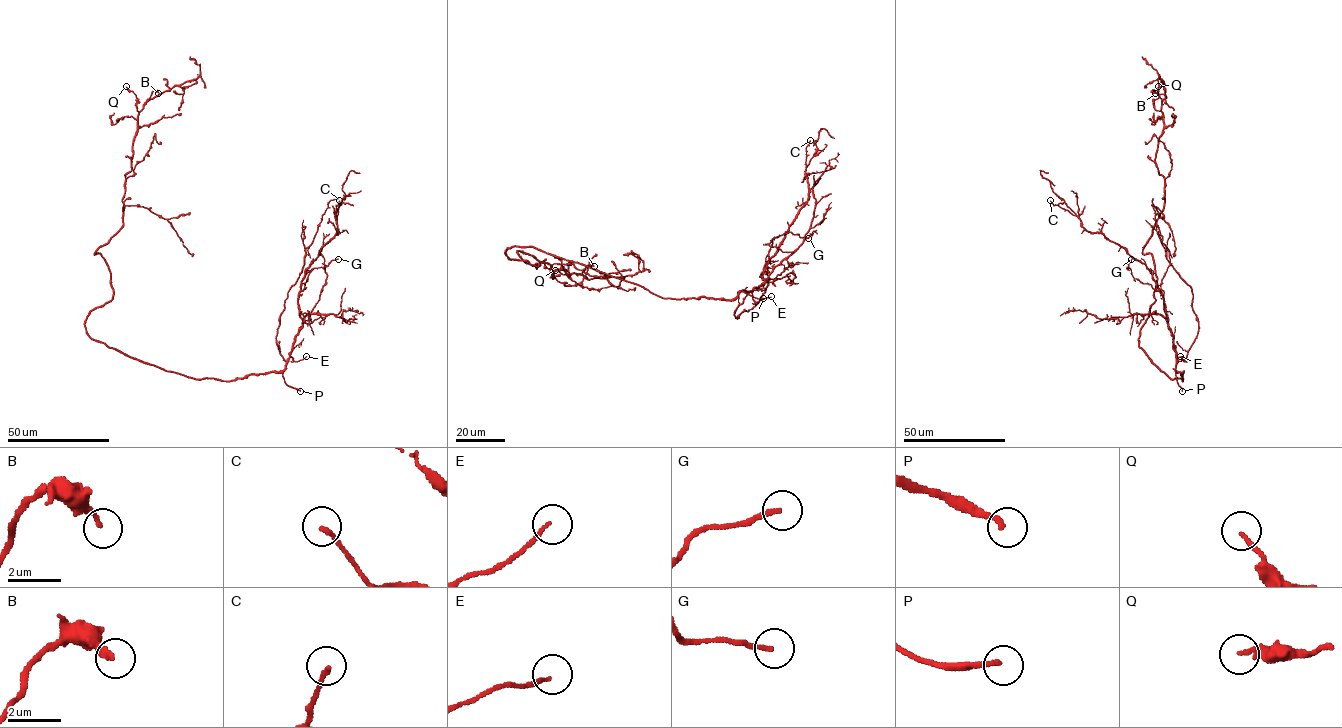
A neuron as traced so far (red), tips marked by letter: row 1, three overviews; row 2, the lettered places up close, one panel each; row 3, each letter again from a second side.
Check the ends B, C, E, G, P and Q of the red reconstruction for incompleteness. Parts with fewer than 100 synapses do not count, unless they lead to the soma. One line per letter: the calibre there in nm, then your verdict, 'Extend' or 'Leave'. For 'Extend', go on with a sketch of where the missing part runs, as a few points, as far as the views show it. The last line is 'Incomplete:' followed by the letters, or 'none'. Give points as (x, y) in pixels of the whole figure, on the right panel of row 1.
B: Thickness 200 nm. Leave
C: Thickness 180 nm. Leave
E: Thickness 130 nm. Leave
G: Thickness 180 nm. Leave
P: Thickness 190 nm. Extend. Course of what is missing: (1182, 391), (1187, 412), (1183, 407), (1171, 348), (1166, 341), (1165, 327), (1169, 323)
Q: Thickness 160 nm. Leave
Incomplete: P

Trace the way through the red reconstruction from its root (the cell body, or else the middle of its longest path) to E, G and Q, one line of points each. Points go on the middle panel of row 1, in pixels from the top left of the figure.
E: (574, 262), (638, 284), (664, 298), (733, 299), (744, 290), (749, 291), (755, 301), (771, 296)
G: (574, 262), (664, 298), (733, 299), (766, 280), (760, 274), (774, 237), (791, 232), (808, 238)
Q: (574, 262), (505, 250), (569, 275), (568, 264), (555, 270)

